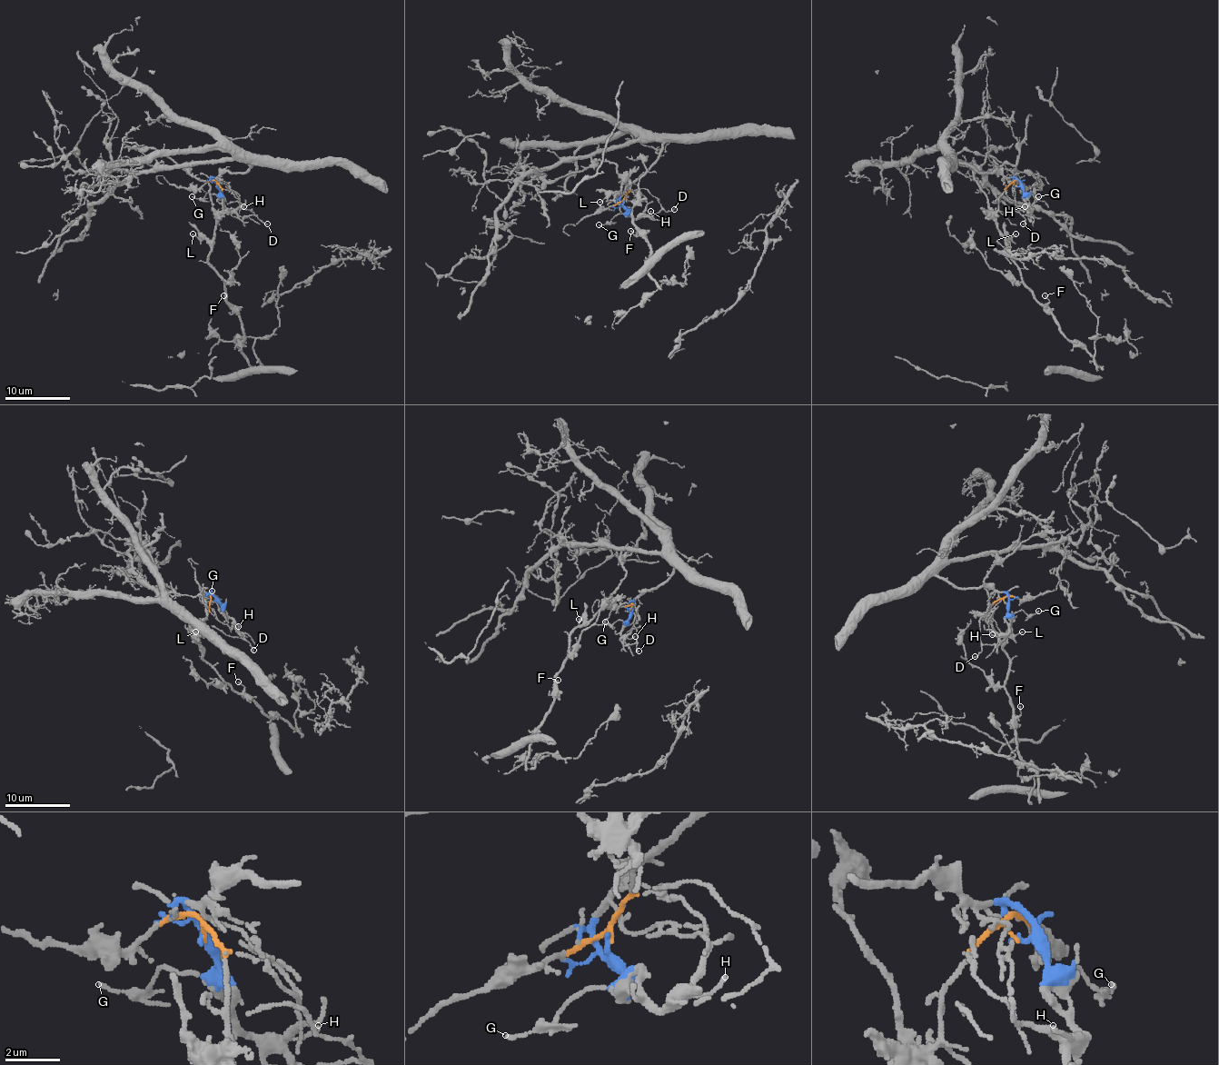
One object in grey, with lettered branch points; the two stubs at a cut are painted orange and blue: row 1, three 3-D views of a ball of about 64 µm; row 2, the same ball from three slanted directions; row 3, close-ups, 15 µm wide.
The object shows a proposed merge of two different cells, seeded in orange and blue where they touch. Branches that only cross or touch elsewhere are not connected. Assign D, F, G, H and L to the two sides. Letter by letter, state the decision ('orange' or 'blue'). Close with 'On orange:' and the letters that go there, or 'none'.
D: blue
F: orange
G: blue
H: blue
L: orange
On orange: F, L

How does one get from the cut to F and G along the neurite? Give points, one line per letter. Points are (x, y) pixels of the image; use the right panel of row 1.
F: (1016, 186), (1011, 183), (998, 199), (996, 215), (1000, 235), (1023, 284), (1044, 305), (1049, 300), (1044, 295)
G: (1016, 186), (1027, 194), (1039, 196)

